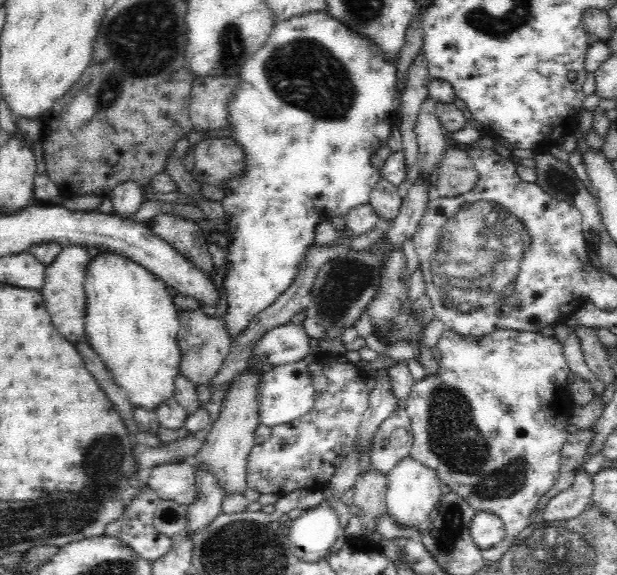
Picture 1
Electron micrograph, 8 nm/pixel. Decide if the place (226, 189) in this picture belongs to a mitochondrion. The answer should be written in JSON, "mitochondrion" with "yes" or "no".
{"mitochondrion":"no"}

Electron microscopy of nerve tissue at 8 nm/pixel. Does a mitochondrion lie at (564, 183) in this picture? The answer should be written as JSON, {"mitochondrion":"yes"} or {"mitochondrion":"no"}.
{"mitochondrion":"yes"}

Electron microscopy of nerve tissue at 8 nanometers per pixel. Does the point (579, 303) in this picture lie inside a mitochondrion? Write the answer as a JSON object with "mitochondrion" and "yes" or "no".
{"mitochondrion":"no"}

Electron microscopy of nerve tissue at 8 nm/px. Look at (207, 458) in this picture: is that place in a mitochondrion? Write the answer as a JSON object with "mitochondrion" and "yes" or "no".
{"mitochondrion":"no"}

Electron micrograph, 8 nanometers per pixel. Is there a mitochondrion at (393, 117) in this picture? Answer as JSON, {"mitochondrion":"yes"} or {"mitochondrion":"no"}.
{"mitochondrion":"no"}

